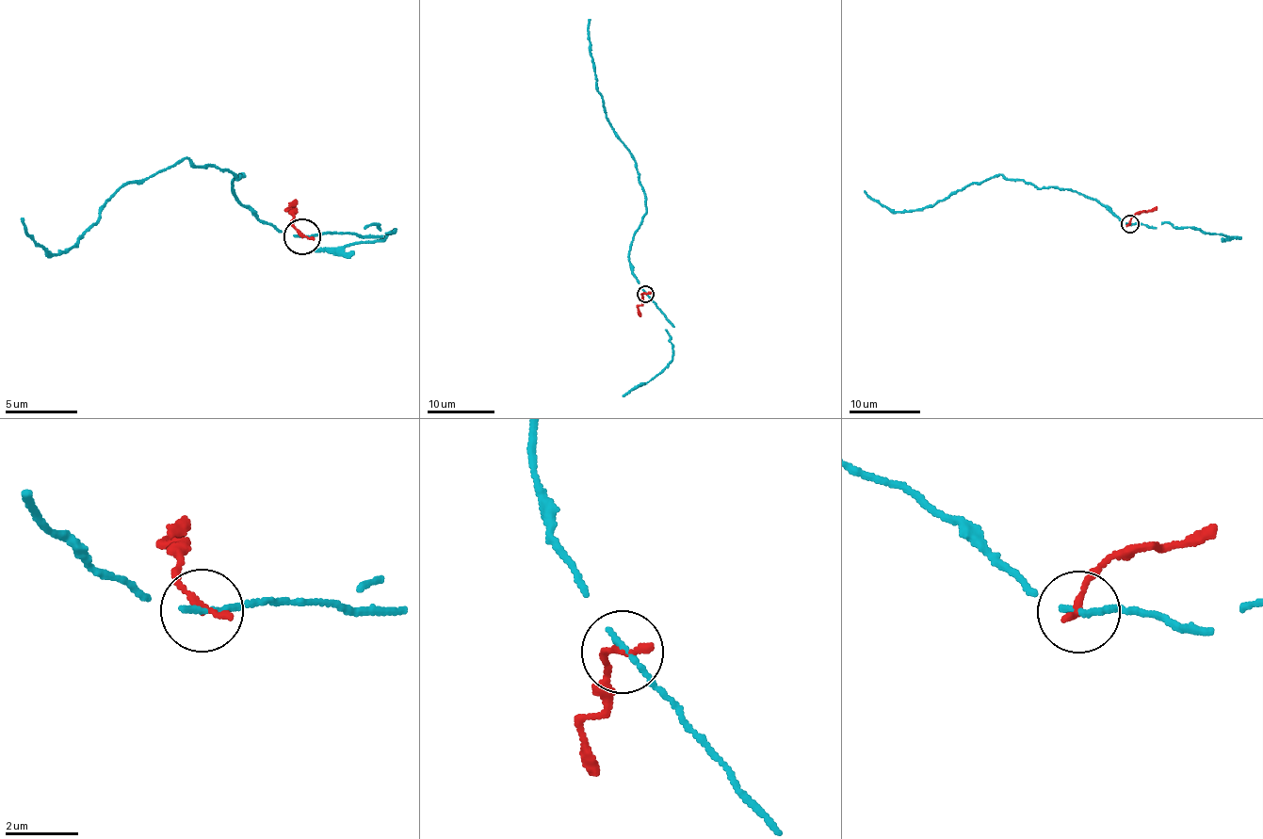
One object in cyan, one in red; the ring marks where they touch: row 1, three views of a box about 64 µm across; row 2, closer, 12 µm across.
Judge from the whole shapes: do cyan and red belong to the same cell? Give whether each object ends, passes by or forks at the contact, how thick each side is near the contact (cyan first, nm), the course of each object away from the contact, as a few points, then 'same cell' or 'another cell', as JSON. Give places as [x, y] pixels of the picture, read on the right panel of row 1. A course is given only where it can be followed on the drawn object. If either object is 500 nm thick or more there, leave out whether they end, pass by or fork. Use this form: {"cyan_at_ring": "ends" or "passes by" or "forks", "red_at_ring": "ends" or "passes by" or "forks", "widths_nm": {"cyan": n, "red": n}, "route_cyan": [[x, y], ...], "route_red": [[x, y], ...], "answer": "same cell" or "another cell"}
{"cyan_at_ring": "ends", "red_at_ring": "ends", "widths_nm": {"cyan": 190, "red": 240}, "route_cyan": [[1129, 223], [1072, 191], [1036, 187], [1001, 175], [908, 211], [889, 211], [865, 190]], "route_red": [[1129, 223], [1136, 215], [1156, 207]], "answer": "another cell"}

